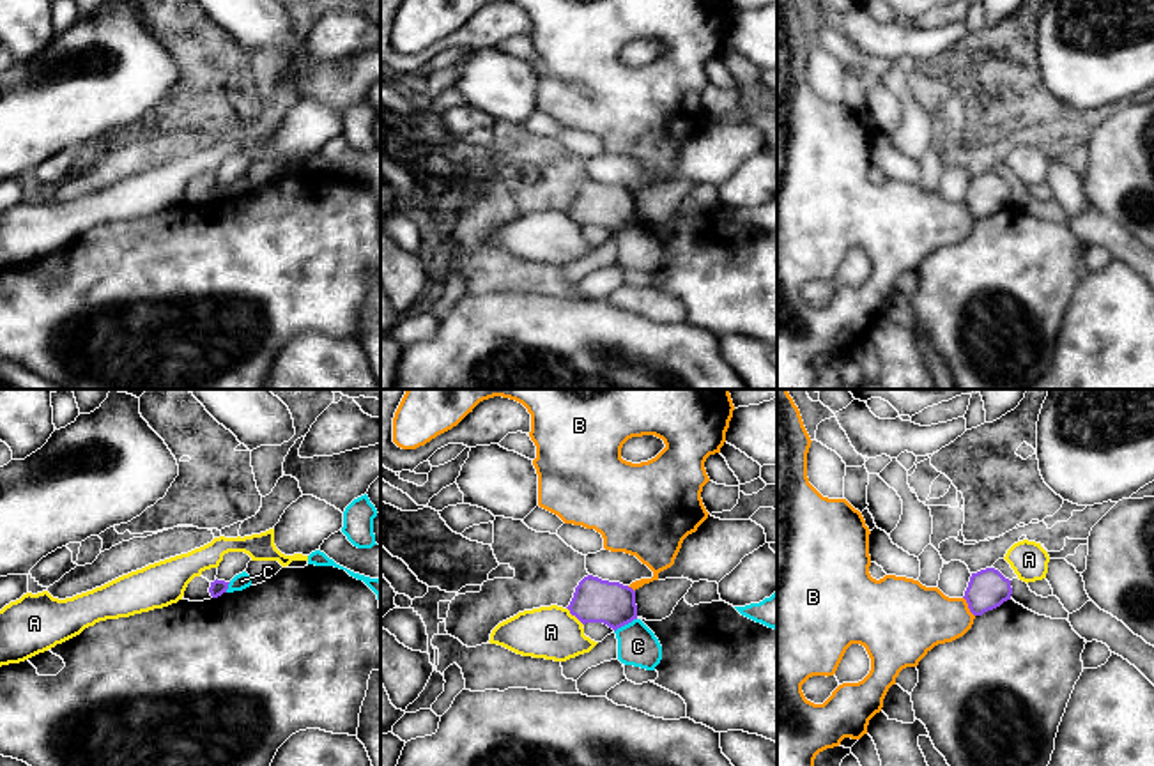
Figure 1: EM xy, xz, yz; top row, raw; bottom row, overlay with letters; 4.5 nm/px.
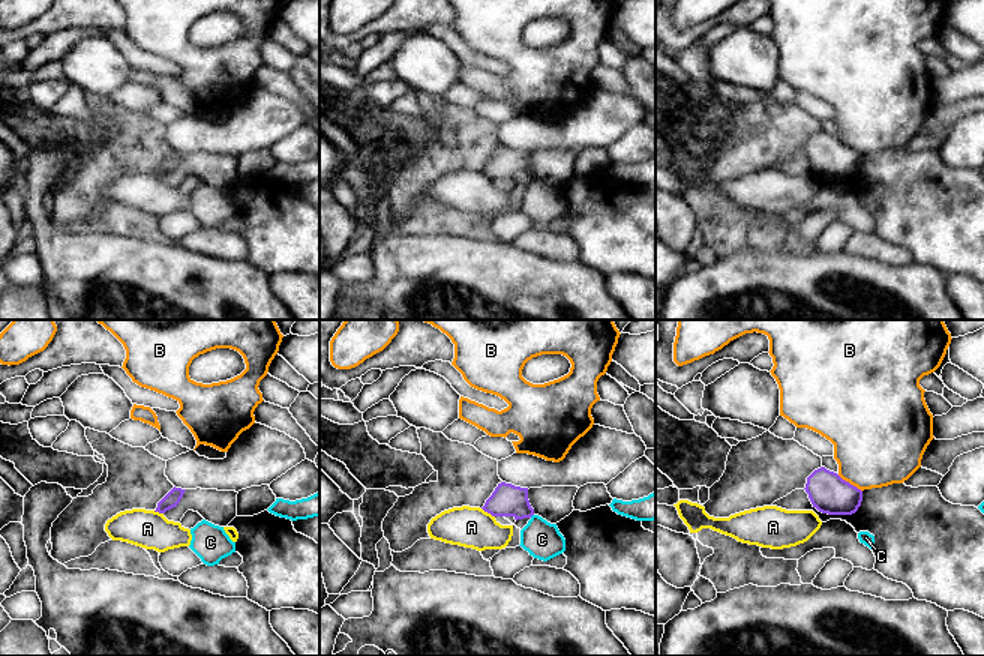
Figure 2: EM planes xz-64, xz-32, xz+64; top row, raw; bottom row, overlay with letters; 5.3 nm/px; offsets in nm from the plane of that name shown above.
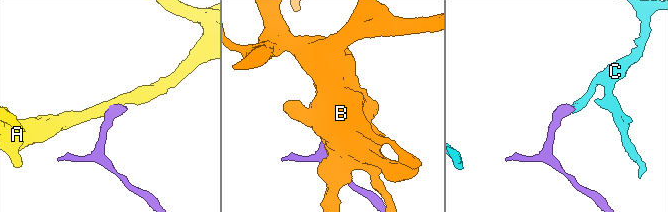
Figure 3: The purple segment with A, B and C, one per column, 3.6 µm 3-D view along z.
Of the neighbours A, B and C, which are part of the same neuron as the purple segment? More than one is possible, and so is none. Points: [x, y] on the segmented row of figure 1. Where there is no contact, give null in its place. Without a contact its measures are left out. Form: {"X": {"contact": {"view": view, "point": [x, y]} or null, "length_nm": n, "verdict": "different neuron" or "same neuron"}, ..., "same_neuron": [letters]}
{"A": {"contact": {"view": "xz", "point": [574, 614]}, "length_nm": 120, "verdict": "different neuron"}, "B": {"contact": {"view": "yz", "point": [969, 607]}, "length_nm": 110, "verdict": "different neuron"}, "C": {"contact": {"view": "xz", "point": [625, 623]}, "length_nm": 120, "verdict": "different neuron"}, "same_neuron": []}

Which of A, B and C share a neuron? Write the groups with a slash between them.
A / B / C

